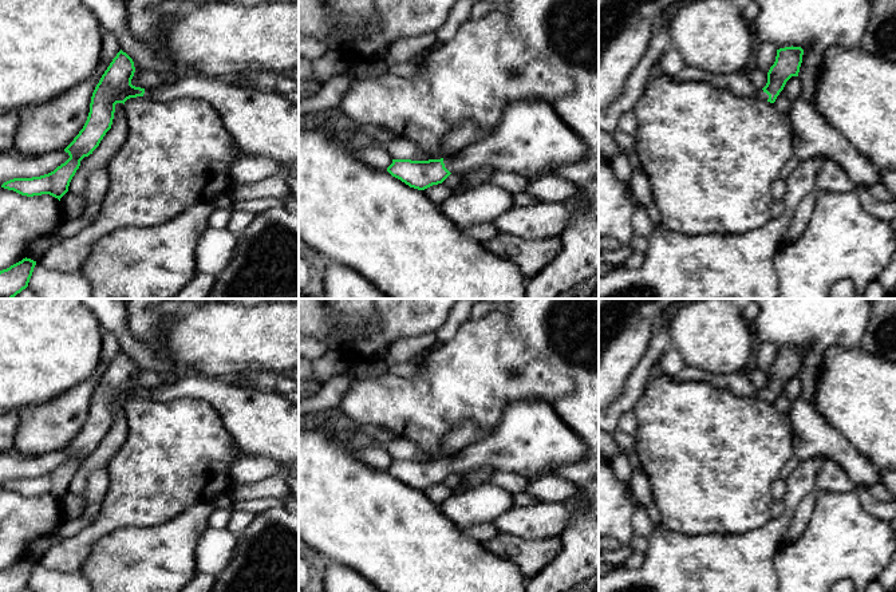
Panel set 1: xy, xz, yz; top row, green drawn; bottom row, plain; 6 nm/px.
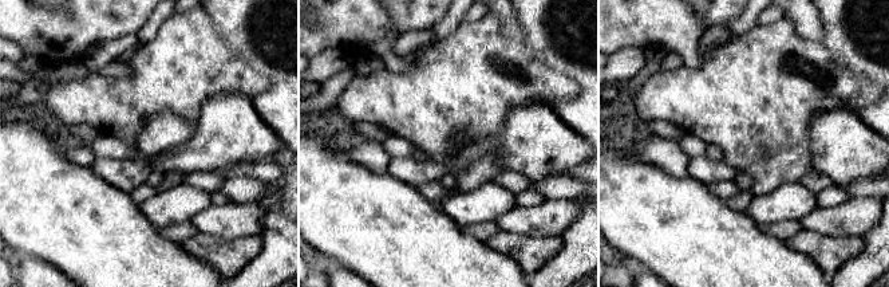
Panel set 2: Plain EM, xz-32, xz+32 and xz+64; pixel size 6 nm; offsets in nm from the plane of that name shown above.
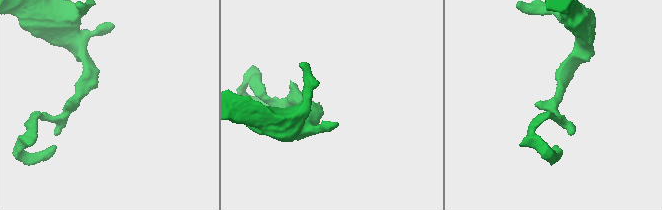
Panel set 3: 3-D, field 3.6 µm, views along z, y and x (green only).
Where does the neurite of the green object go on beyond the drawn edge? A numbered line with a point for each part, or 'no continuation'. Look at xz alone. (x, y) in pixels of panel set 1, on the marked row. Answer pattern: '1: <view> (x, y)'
1: xz (532, 139)

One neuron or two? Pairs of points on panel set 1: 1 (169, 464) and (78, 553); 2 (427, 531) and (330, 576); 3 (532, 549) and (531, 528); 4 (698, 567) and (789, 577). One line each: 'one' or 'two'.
1: one
2: two
3: two
4: two

